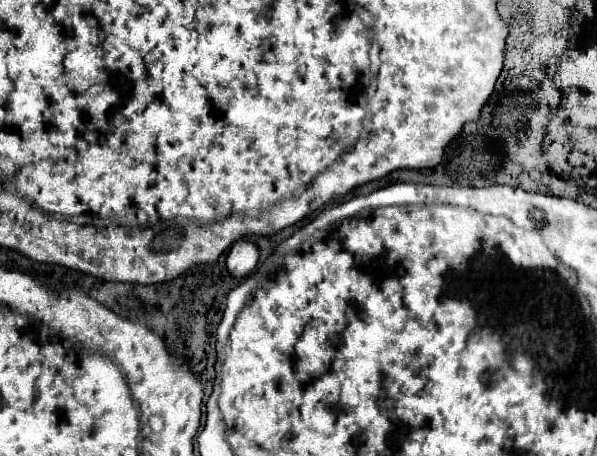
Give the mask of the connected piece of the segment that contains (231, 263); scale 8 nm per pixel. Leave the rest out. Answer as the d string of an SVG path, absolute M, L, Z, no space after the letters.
M237 241L227 255L227 269L233 277L247 277L259 261L259 247L249 241Z

